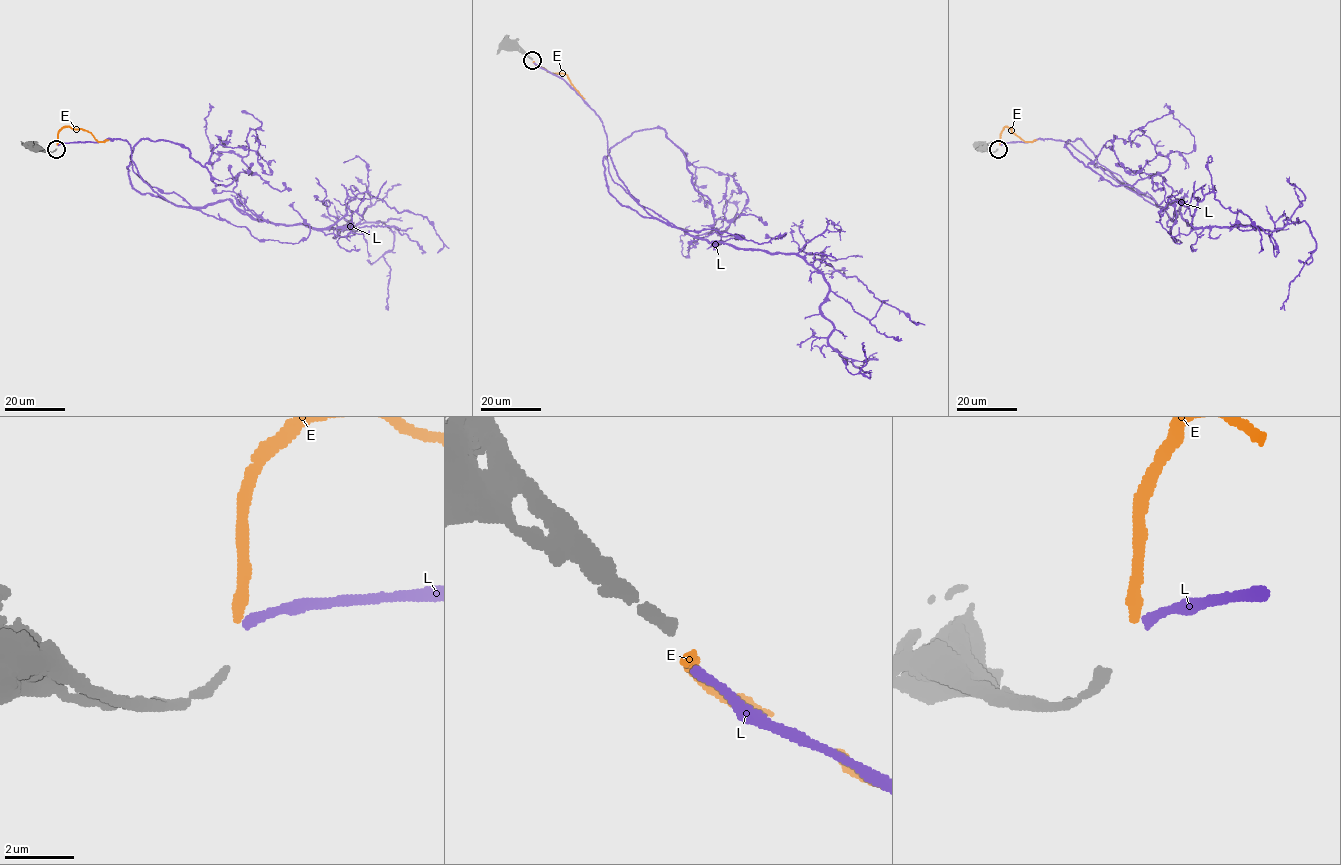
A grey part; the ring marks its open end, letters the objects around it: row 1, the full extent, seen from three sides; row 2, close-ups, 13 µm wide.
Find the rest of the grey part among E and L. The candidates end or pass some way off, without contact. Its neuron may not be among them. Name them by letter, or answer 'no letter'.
E

